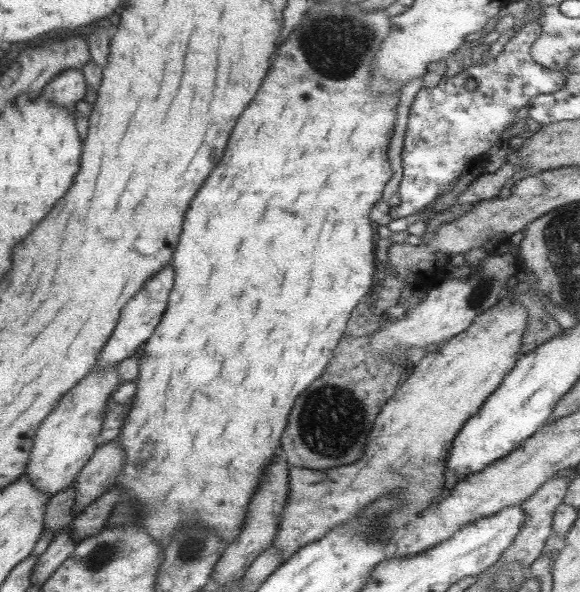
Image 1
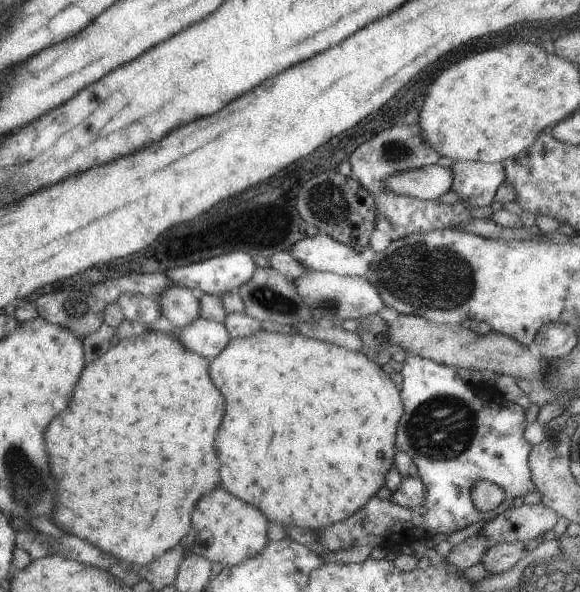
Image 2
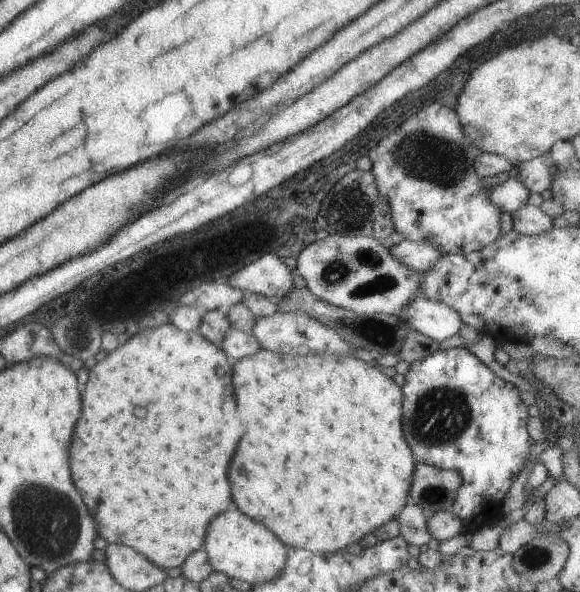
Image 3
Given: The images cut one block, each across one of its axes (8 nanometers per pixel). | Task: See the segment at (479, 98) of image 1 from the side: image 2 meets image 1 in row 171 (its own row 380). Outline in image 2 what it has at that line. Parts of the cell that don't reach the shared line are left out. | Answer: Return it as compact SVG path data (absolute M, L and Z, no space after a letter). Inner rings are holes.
M407 354L402 361L400 370L402 376L399 398L401 398L402 413L397 422L395 446L397 451L408 454L417 467L421 484L425 486L425 500L419 508L403 508L393 502L381 500L373 495L357 512L349 514L343 522L333 526L325 526L315 531L317 544L329 550L345 550L352 546L370 545L390 549L394 542L404 543L427 539L437 534L450 534L476 522L489 521L506 508L513 506L528 492L535 492L530 476L527 454L531 445L525 440L523 432L528 426L521 406L507 401L495 387L485 383L466 383L453 365L444 365L429 359ZM475 480L487 480L503 489L504 499L495 508L481 512L475 510L471 500L471 486Z

